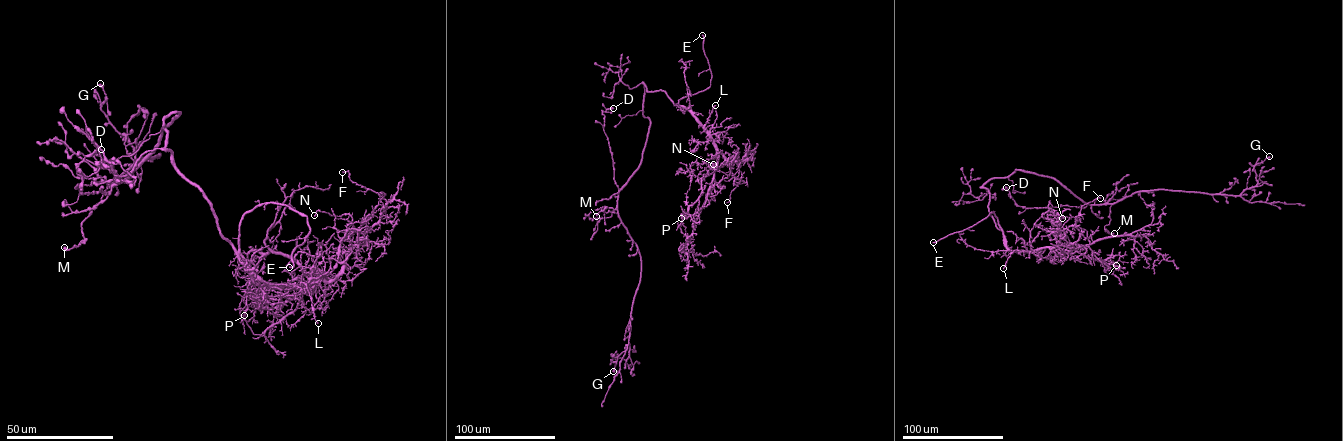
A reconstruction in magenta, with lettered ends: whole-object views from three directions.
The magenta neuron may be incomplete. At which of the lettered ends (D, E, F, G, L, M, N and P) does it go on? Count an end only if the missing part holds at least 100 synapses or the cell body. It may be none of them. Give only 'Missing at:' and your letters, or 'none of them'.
Missing at: E

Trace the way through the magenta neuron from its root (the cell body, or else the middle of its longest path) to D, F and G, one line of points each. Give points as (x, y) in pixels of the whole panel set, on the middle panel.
D: (645, 116), (649, 119), (650, 127), (641, 163), (619, 189), (602, 114), (613, 108)
F: (645, 116), (644, 84), (648, 91), (663, 90), (694, 117), (732, 174), (744, 182), (727, 202)
G: (645, 116), (641, 163), (618, 195), (641, 273), (629, 355), (617, 355), (613, 371)

